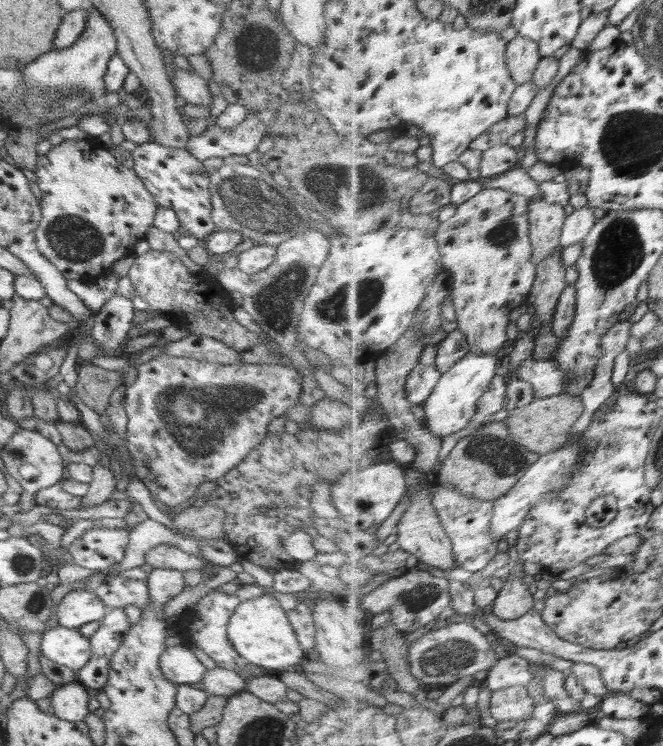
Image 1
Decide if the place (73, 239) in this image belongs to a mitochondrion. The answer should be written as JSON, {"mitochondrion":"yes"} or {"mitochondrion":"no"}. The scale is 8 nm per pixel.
{"mitochondrion":"yes"}

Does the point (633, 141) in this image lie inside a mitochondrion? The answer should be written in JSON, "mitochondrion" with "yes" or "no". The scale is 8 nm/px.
{"mitochondrion":"yes"}

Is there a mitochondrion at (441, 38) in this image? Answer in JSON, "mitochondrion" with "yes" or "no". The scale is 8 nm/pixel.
{"mitochondrion":"no"}

